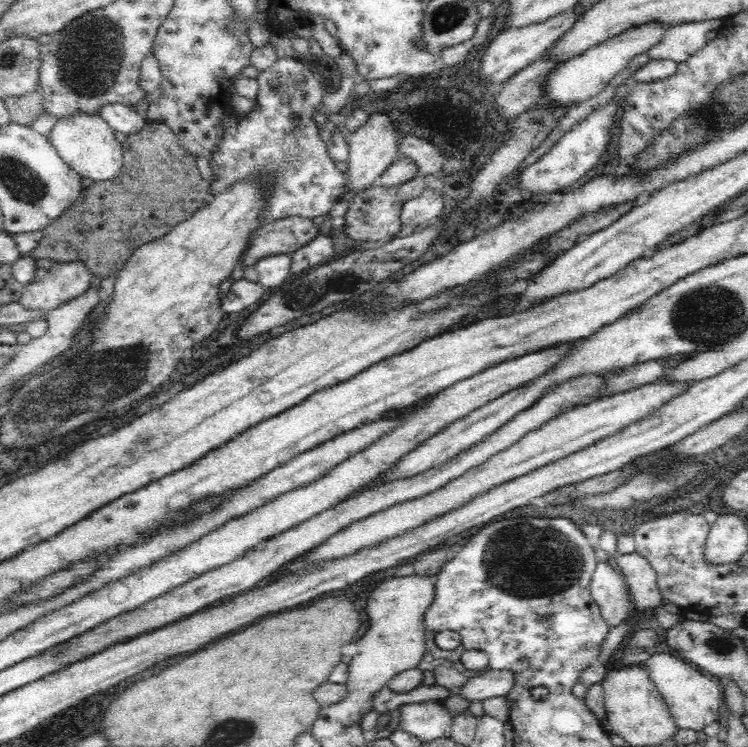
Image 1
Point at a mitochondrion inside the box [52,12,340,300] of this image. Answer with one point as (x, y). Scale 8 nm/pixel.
(90, 58)

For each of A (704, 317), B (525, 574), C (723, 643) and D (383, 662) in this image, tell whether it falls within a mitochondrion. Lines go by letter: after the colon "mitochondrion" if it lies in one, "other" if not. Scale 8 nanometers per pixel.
A: mitochondrion
B: mitochondrion
C: mitochondrion
D: other

